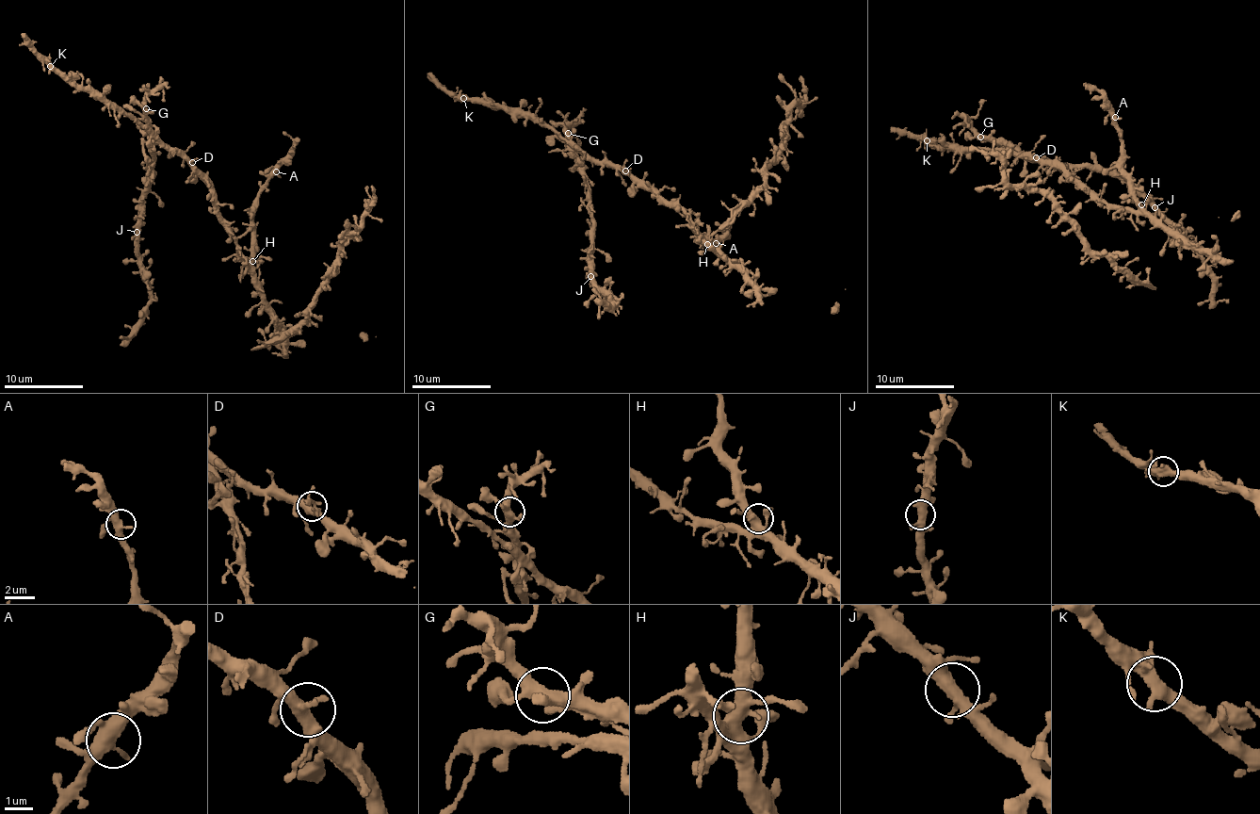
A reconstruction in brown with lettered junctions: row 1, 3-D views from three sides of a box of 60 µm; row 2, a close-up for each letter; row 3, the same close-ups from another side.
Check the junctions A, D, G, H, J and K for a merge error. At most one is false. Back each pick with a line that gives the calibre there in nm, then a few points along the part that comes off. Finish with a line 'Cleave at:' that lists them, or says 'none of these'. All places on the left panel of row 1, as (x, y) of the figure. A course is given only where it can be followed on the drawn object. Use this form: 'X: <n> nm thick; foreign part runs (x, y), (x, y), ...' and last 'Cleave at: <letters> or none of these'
Cleave at: none of these

